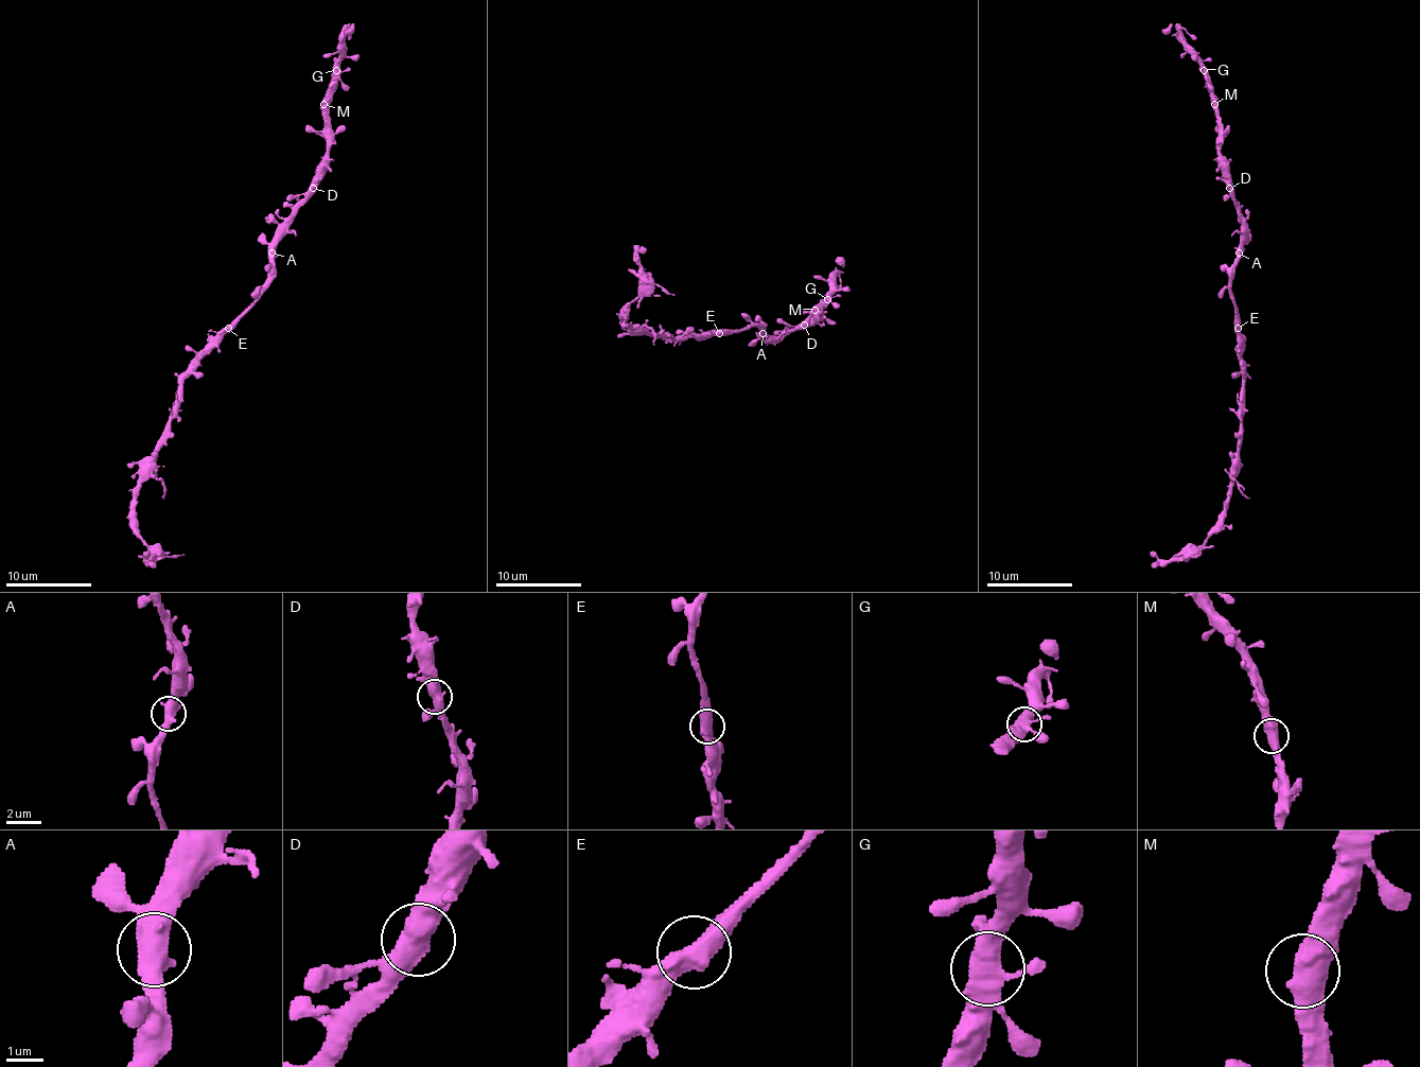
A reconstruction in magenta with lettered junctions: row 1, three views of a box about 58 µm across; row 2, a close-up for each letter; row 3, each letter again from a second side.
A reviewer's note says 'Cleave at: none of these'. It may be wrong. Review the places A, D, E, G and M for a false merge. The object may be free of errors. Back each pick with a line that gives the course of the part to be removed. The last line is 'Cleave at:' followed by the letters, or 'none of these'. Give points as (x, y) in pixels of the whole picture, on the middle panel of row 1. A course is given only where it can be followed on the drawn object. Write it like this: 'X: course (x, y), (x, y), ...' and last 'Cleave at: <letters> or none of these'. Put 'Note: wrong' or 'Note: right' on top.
Note: right
Cleave at: none of these

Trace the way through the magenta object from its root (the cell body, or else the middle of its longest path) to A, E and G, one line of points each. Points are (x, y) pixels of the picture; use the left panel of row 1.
A: (246, 309), (267, 277), (272, 252)
E: (246, 309), (229, 328)
G: (246, 309), (267, 277), (279, 225), (304, 197), (326, 152), (326, 98), (336, 70)

